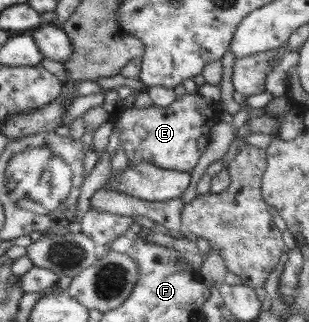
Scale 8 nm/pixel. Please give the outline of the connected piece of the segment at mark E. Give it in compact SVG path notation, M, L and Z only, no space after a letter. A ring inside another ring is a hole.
M184 94L180 99L177 98L167 107L150 106L143 109L127 108L113 117L113 130L119 134L119 141L125 150L125 154L131 165L141 165L141 163L151 163L153 167L165 170L177 170L191 172L201 155L210 143L211 124L207 123L210 116L211 106L201 100L198 94Z

